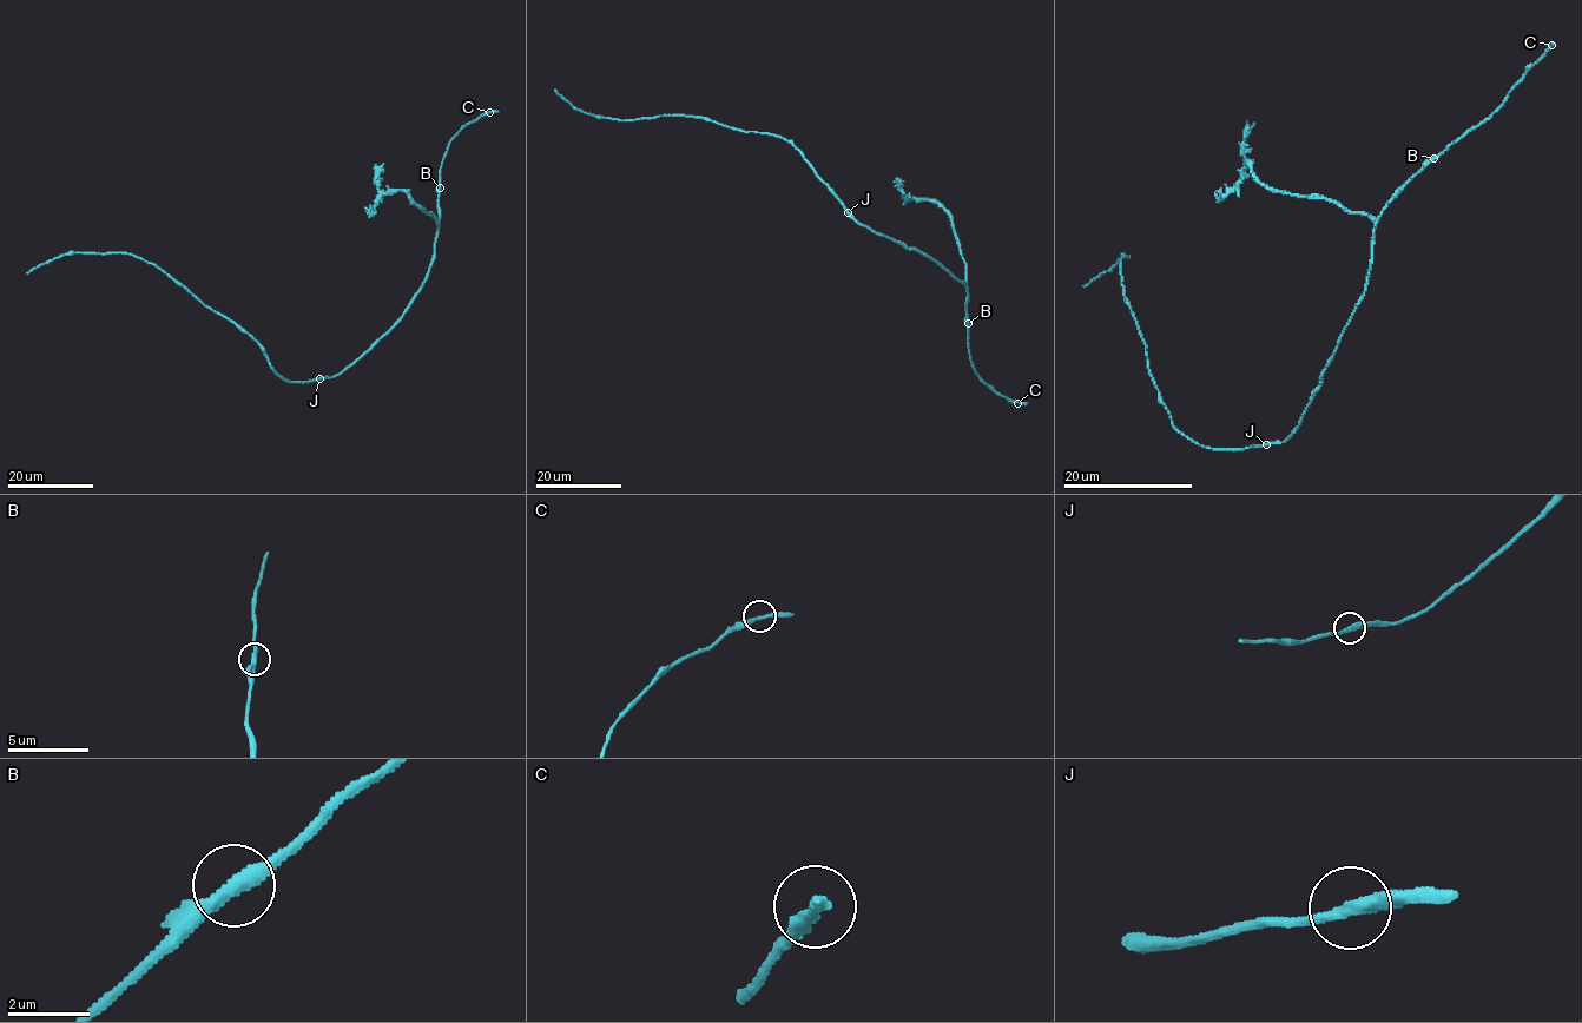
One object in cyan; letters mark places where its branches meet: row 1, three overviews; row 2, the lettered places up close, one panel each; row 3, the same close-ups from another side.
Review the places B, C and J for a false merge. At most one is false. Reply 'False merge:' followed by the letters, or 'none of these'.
False merge: none of these

